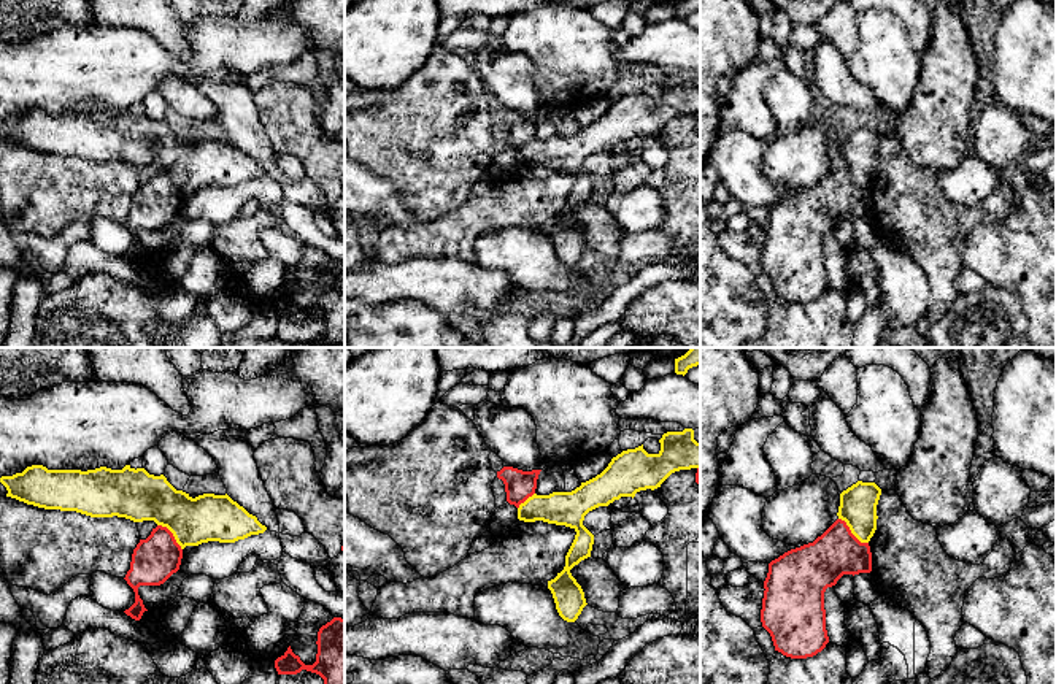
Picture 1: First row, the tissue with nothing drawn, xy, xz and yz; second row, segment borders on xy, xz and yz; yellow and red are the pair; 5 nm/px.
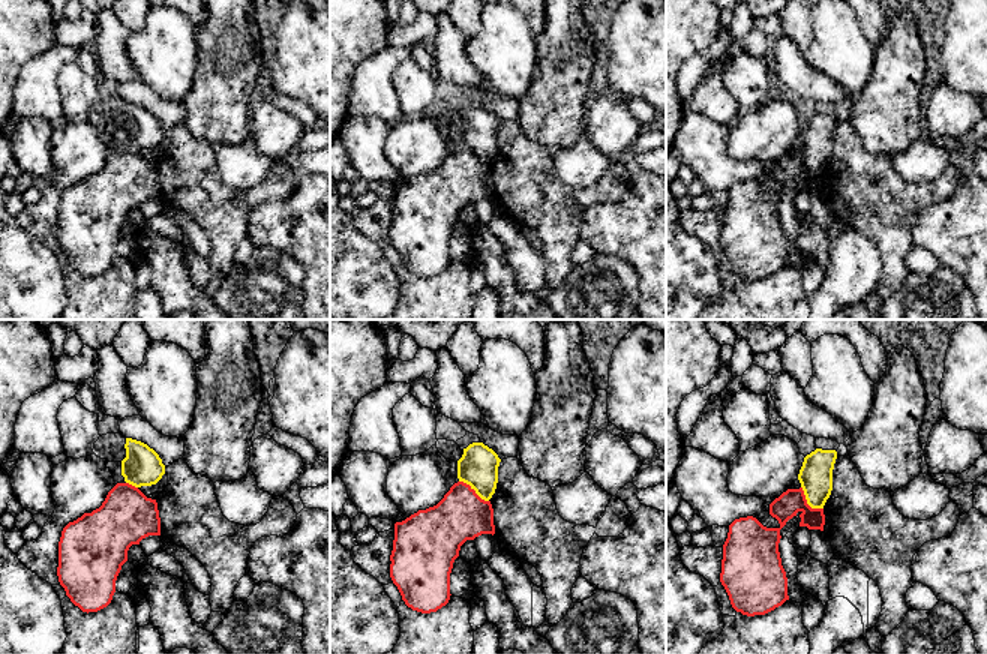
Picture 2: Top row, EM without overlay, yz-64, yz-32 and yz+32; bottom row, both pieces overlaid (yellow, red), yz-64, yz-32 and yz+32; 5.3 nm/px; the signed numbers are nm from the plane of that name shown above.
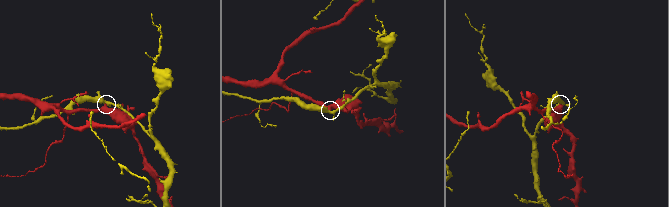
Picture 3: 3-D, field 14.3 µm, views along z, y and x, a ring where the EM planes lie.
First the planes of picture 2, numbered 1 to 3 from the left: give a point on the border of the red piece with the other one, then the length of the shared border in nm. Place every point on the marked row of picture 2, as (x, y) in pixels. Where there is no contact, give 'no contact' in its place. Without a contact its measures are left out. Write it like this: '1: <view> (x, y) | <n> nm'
1: yz-64 (132, 485) | 70 nm
2: yz-32 (474, 489) | 200 nm
3: yz+32 (807, 503) | 170 nm

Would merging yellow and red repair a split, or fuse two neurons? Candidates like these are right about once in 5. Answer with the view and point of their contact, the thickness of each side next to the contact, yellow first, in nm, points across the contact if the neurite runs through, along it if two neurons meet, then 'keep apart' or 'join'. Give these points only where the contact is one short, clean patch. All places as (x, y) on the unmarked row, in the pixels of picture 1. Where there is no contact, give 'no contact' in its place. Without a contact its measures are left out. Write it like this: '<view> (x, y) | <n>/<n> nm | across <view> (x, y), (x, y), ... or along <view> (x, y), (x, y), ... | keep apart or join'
yz (851, 176) | 190/240 nm | keep apart

